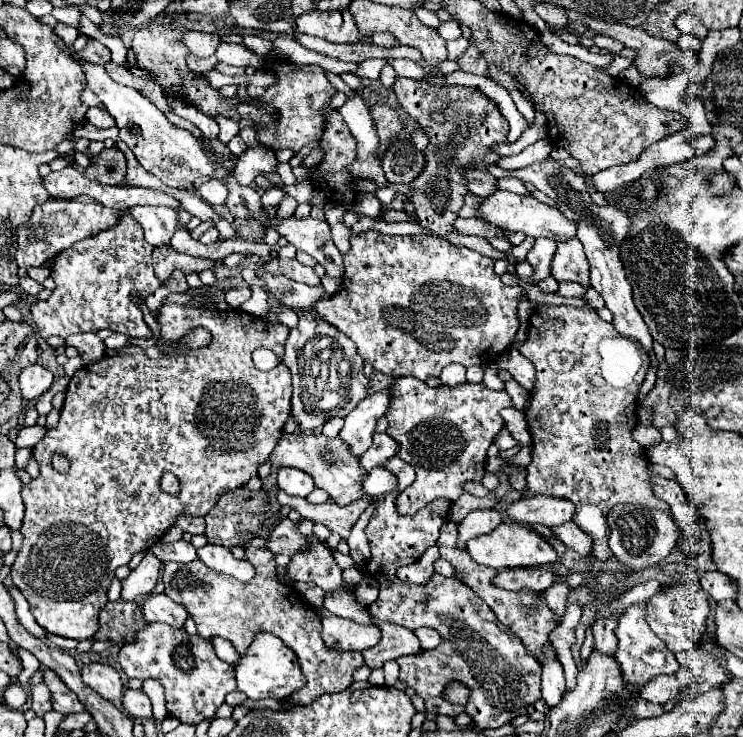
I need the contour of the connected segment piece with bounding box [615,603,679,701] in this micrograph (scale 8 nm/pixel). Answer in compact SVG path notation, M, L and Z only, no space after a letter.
M639 603L639 605L629 607L629 611L619 619L617 629L615 629L615 635L619 639L619 651L617 651L615 659L617 659L617 663L621 667L621 679L625 683L625 689L629 691L631 701L637 701L639 691L653 677L657 677L657 675L673 675L679 669L679 663L677 663L675 655L649 629L649 625L645 621L645 607L647 607L647 603Z

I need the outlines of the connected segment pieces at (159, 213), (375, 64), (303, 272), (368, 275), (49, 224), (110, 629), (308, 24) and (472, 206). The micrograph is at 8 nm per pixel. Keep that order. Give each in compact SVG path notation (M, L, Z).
M131 207L129 213L145 229L145 239L155 245L169 245L175 231L181 227L179 215L169 207Z
M376 58L367 61L367 64L360 64L358 66L358 77L367 78L367 79L379 79L379 73L385 65L391 65L393 63L392 58L383 59Z
M273 259L271 263L265 265L265 271L267 273L279 273L279 275L285 275L293 281L301 281L305 285L321 285L319 277L315 275L313 269L301 265L297 259Z
M367 231L367 233L359 233L359 235L351 237L351 251L343 259L345 259L345 273L343 273L341 289L335 295L331 295L329 299L317 303L313 307L313 313L317 317L321 317L323 321L327 321L329 325L343 331L357 345L357 351L363 357L363 361L371 363L375 371L381 371L381 373L391 375L391 377L411 375L419 381L427 381L431 377L439 377L441 369L445 365L451 365L451 363L459 363L463 367L489 365L497 359L497 355L501 355L501 351L507 351L515 341L515 333L519 329L517 307L519 307L519 297L523 295L523 289L519 285L517 287L503 285L499 275L493 271L493 259L483 257L477 251L451 245L449 241L437 239L433 235L431 237L429 235L403 235L403 237L399 237L399 235L385 235L385 233L379 233L379 231Z
M51 199L45 205L39 205L35 209L29 223L17 227L19 249L17 249L15 261L21 269L41 267L51 255L57 255L63 249L69 249L73 243L113 227L119 217L121 217L121 211L101 207L101 203L75 203L75 201L65 201L65 199L63 201Z
M109 601L99 615L99 631L95 639L121 645L133 643L137 631L141 631L143 625L147 625L147 621L135 601Z
M347 9L343 11L311 11L297 17L295 23L299 33L315 35L331 43L359 43L359 31Z
M467 193L467 195L463 197L463 205L461 205L461 209L459 209L459 217L477 217L477 207L479 207L481 199L483 199L483 197L479 197L479 195Z

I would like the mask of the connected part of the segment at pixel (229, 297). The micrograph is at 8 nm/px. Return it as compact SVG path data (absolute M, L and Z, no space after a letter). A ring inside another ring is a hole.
M244 285L230 291L225 292L225 300L233 308L238 308L242 303L251 297L251 289L248 285Z

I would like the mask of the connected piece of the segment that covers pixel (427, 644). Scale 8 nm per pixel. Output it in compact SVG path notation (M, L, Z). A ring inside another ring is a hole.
M423 627L423 629L415 629L413 633L419 637L421 647L427 649L427 651L435 649L435 647L441 643L441 635L439 635L437 631L433 631L433 629L425 629L425 627Z

